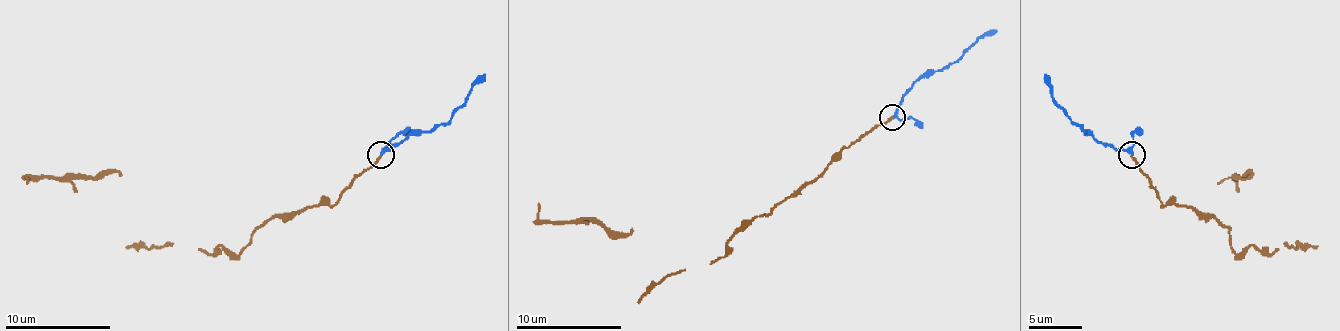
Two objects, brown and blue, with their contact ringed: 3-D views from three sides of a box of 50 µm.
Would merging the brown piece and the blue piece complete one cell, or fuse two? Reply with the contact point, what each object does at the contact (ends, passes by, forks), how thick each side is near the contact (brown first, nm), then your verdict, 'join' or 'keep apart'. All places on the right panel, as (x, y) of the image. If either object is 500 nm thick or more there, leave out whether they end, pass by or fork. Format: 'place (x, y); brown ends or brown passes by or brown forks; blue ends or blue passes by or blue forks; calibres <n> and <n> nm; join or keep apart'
place (1131, 155); brown ends; blue passes by; calibres 160 and 200 nm; join

